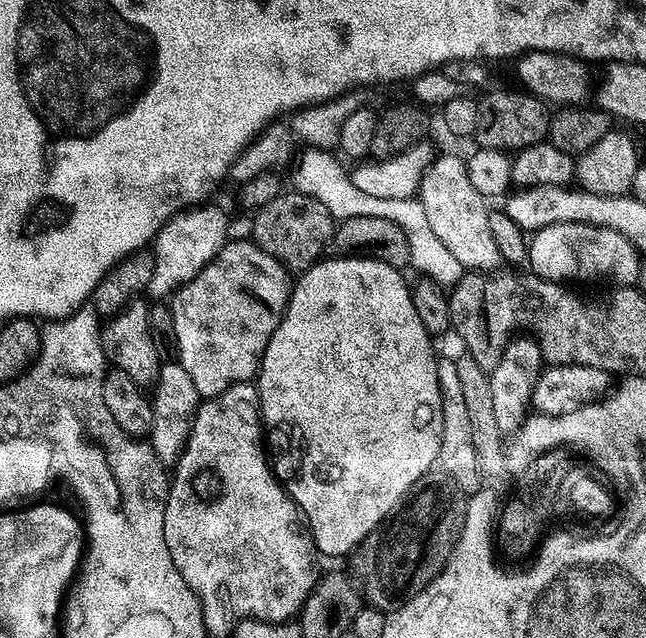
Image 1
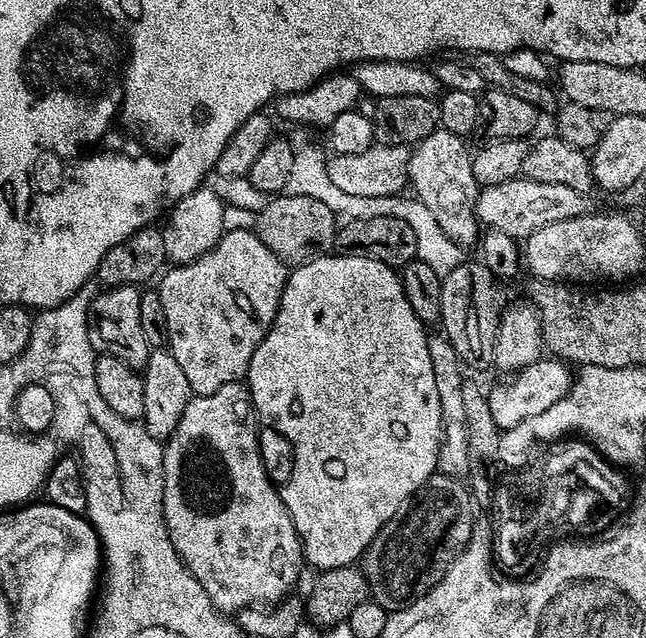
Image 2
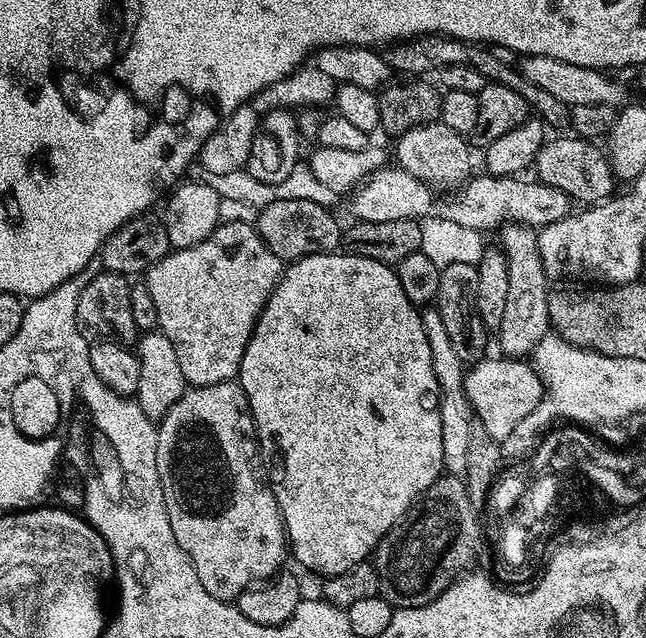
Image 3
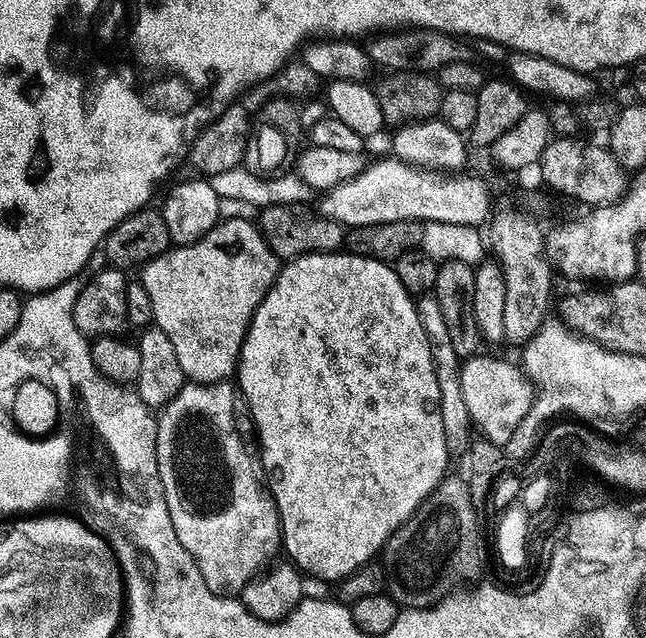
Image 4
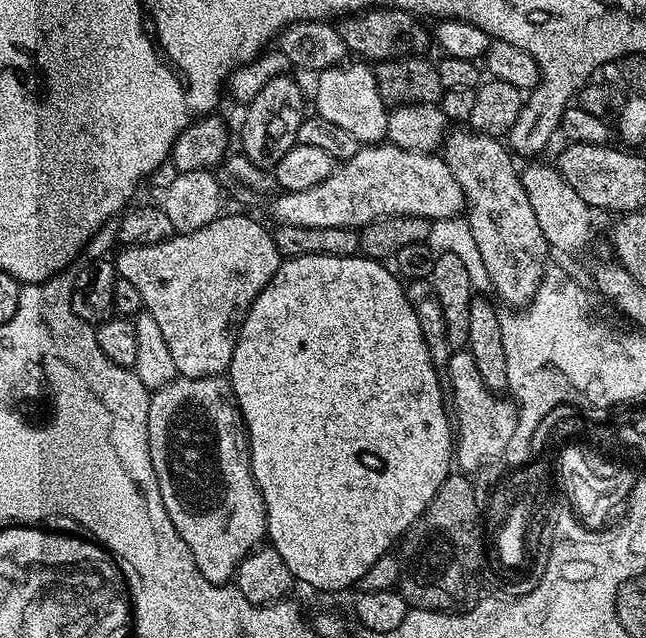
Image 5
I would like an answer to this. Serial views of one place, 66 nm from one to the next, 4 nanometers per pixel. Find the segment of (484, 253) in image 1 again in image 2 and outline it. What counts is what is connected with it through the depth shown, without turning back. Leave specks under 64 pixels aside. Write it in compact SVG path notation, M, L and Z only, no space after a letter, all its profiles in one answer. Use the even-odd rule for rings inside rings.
M437 130L411 149L408 178L416 199L425 204L434 221L454 243L461 246L475 245L478 240L476 197L478 185L474 178L473 153L468 152L465 137Z

